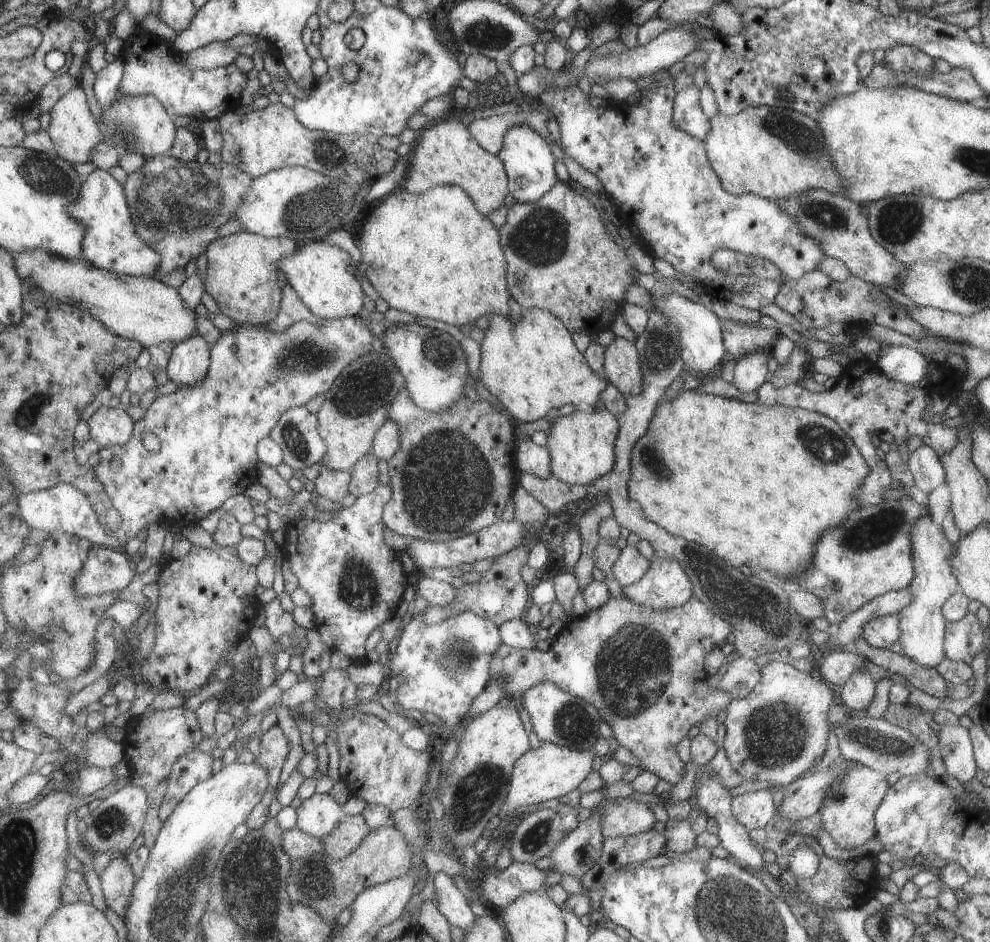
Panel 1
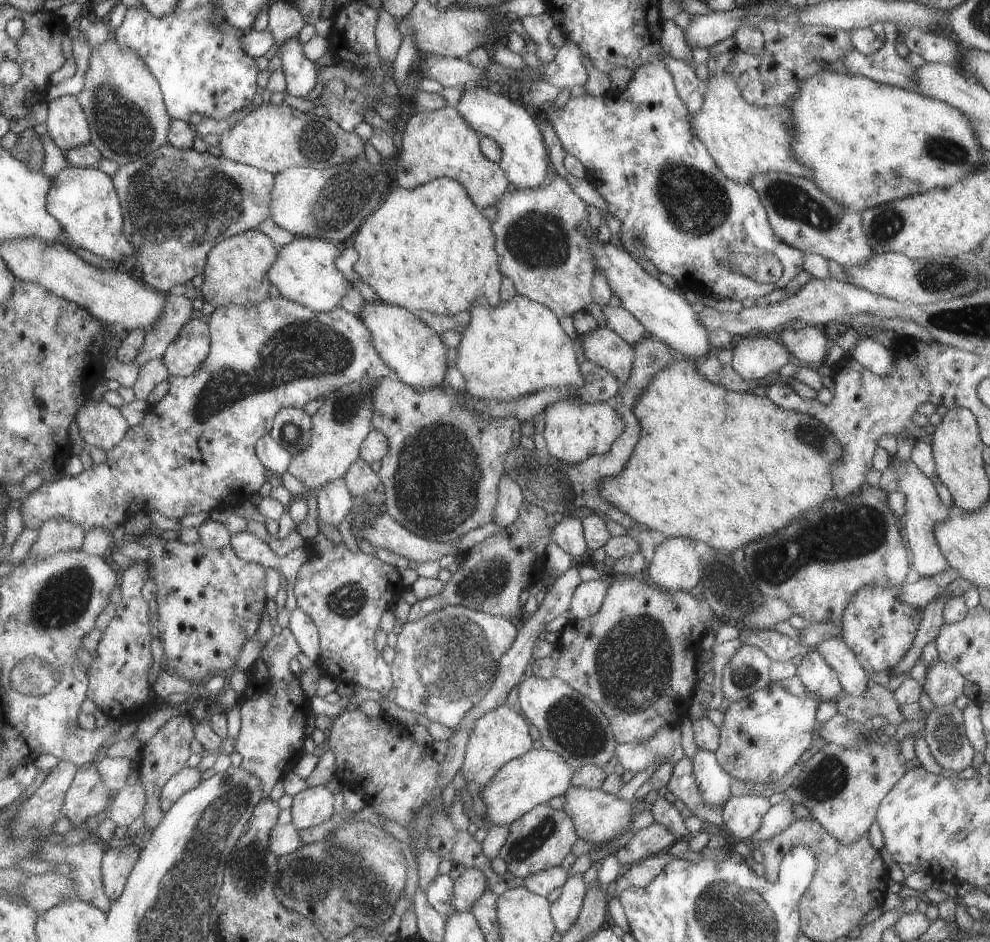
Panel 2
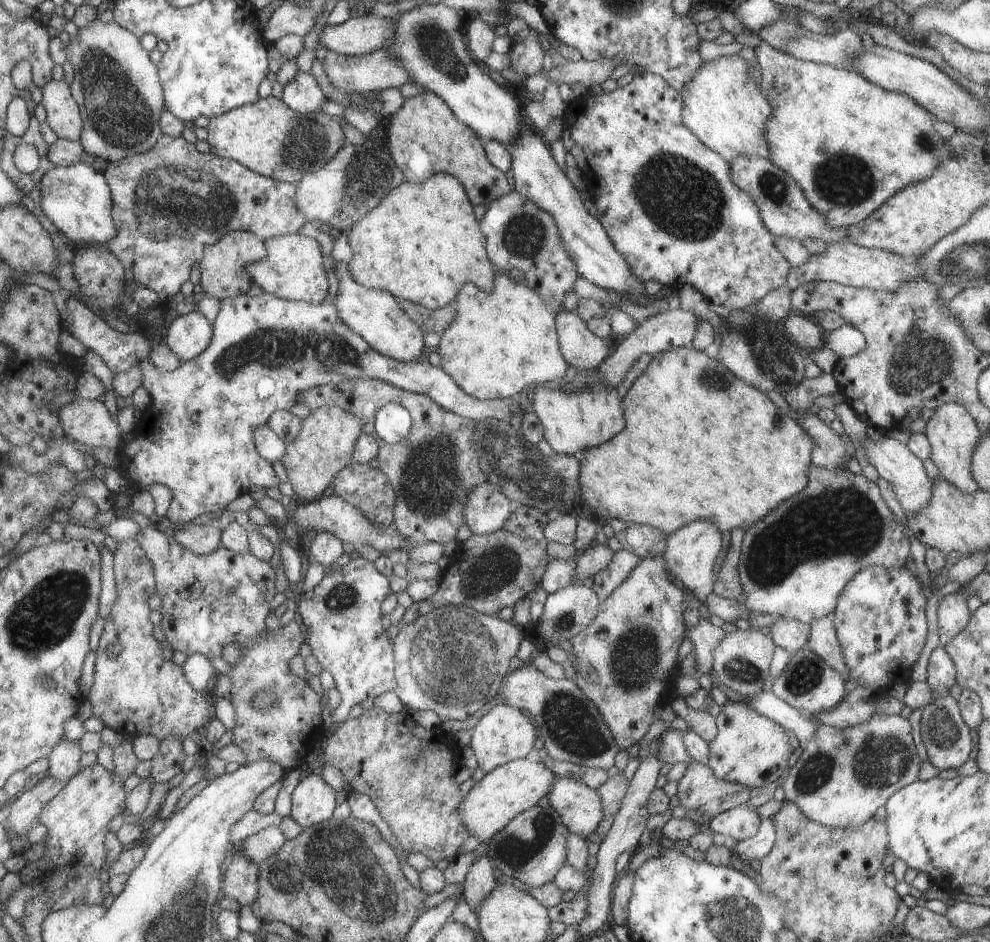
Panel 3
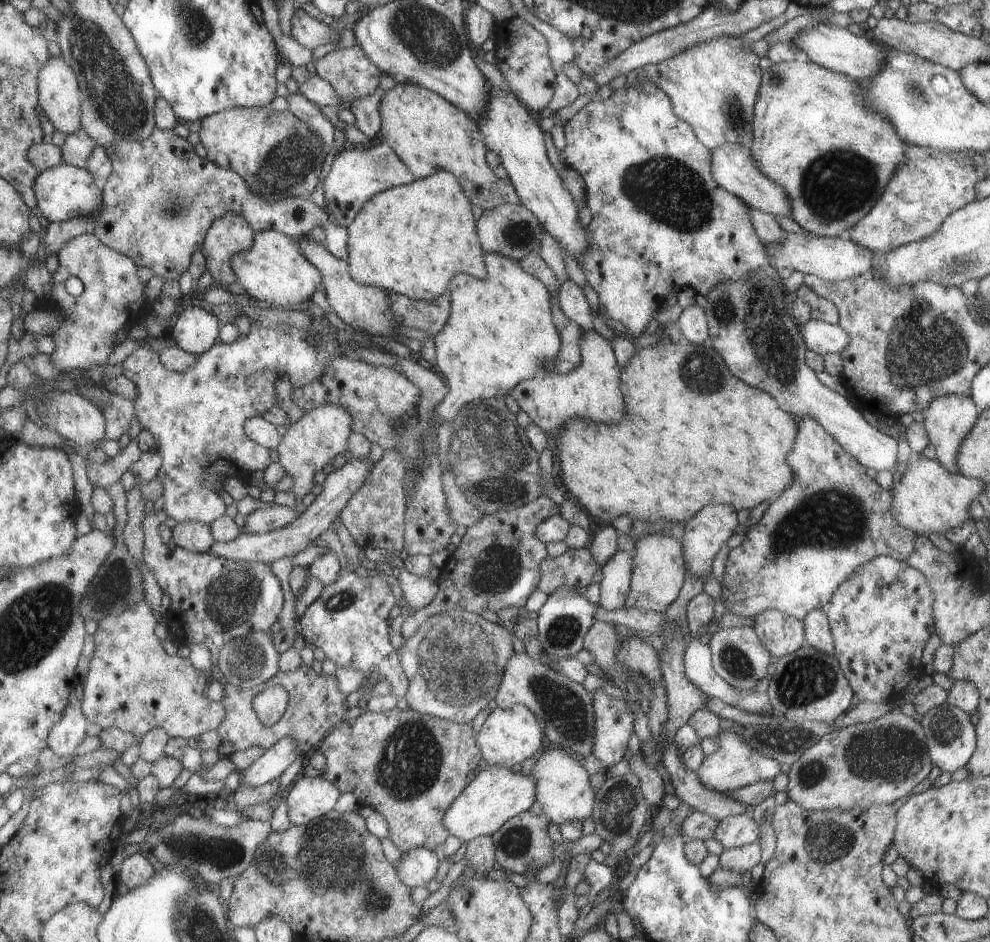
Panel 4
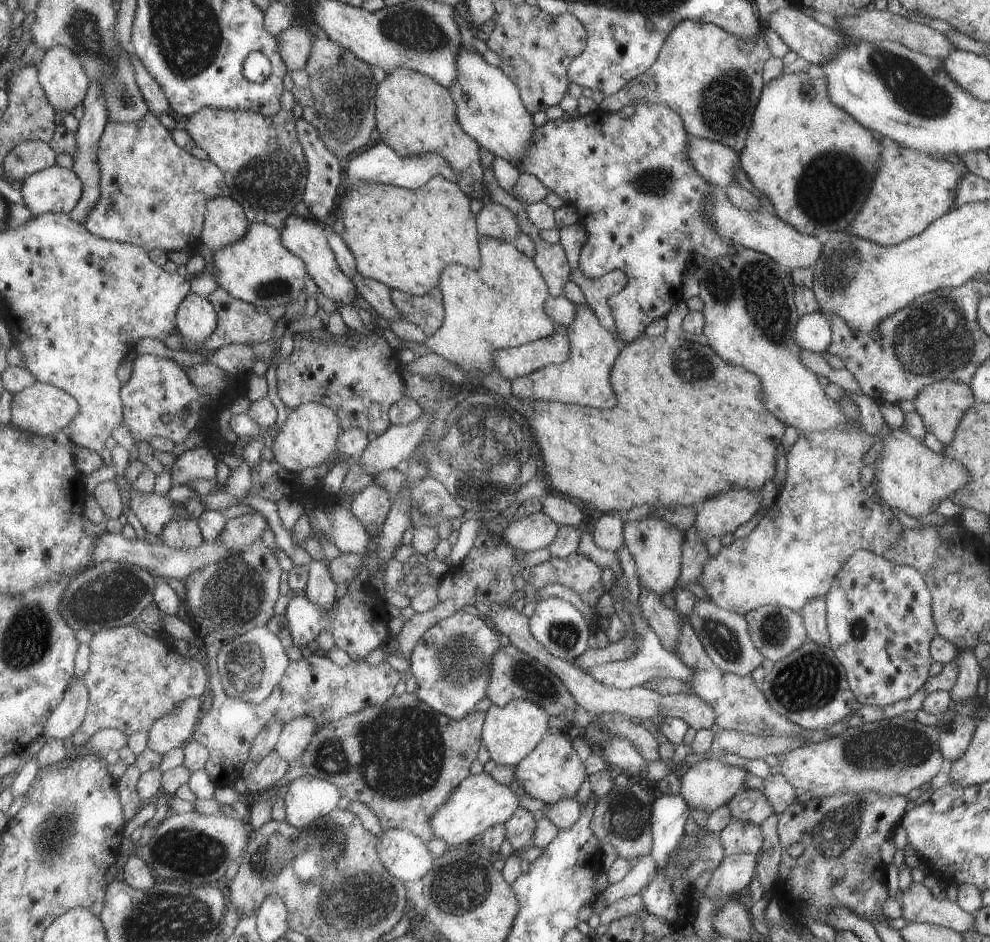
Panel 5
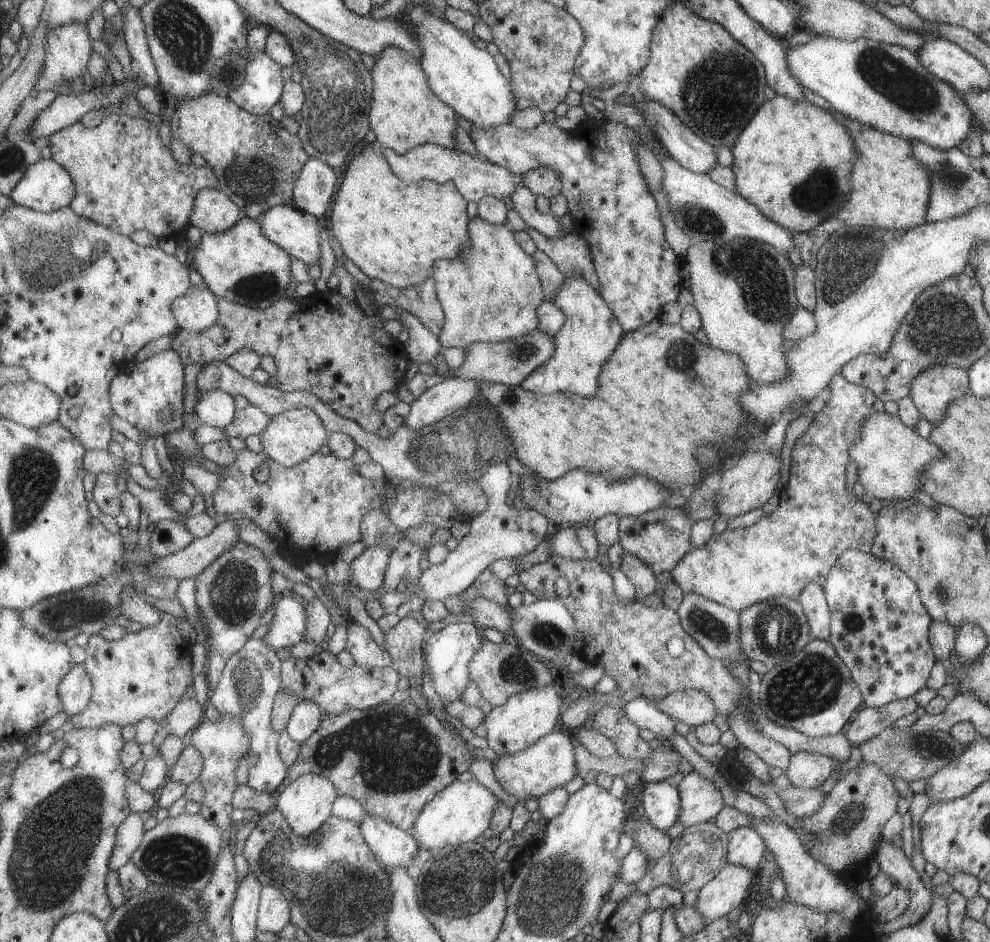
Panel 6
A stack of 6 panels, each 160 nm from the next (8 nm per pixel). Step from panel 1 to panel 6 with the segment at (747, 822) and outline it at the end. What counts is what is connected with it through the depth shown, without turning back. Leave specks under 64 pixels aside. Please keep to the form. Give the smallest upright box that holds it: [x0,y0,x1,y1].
[726,827,765,872]

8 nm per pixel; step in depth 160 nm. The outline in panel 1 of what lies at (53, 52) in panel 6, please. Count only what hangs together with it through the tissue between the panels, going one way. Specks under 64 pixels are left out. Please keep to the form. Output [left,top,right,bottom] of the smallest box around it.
[48,84,104,164]

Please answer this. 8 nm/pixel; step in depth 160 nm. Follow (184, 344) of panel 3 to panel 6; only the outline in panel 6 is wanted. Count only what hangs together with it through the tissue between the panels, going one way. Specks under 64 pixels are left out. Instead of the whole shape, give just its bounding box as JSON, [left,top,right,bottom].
[171,285,218,333]

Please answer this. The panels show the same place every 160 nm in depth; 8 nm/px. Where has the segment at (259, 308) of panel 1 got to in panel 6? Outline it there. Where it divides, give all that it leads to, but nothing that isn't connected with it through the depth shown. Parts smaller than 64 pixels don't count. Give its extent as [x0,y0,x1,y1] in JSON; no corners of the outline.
[189,188,242,233]

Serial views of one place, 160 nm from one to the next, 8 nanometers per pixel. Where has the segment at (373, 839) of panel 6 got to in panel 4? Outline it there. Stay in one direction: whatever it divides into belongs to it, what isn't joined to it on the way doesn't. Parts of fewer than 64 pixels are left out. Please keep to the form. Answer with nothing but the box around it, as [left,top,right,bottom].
[396,847,439,888]

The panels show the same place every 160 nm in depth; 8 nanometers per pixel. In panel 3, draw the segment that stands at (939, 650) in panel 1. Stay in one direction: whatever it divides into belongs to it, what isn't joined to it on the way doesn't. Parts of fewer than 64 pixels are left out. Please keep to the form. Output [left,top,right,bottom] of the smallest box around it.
[862,433,933,516]

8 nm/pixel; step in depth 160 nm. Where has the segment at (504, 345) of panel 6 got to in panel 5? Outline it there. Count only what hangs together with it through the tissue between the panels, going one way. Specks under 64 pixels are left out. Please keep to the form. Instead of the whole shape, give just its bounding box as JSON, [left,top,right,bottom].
[494,324,570,381]

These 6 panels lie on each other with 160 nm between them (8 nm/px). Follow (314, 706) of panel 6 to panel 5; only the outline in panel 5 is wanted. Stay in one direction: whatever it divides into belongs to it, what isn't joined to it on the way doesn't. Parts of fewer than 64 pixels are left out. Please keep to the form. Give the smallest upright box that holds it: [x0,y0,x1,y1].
[274,717,316,764]

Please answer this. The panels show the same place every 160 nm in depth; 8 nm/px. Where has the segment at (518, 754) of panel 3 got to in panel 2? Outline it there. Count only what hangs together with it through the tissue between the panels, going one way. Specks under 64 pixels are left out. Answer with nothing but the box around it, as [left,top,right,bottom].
[462,705,531,790]

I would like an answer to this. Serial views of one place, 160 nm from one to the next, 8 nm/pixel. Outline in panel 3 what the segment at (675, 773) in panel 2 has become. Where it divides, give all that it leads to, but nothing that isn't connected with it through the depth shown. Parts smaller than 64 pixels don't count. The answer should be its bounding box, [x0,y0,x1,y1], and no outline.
[676,760,751,818]

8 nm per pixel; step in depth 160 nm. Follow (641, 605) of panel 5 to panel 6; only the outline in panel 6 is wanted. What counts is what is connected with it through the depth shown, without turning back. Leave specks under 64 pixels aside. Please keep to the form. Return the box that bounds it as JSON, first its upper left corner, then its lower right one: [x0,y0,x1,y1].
[618,552,657,602]

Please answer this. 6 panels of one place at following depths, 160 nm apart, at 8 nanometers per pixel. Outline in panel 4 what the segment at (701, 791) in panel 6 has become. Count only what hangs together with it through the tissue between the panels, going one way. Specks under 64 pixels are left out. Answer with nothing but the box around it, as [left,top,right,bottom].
[695,727,779,793]

